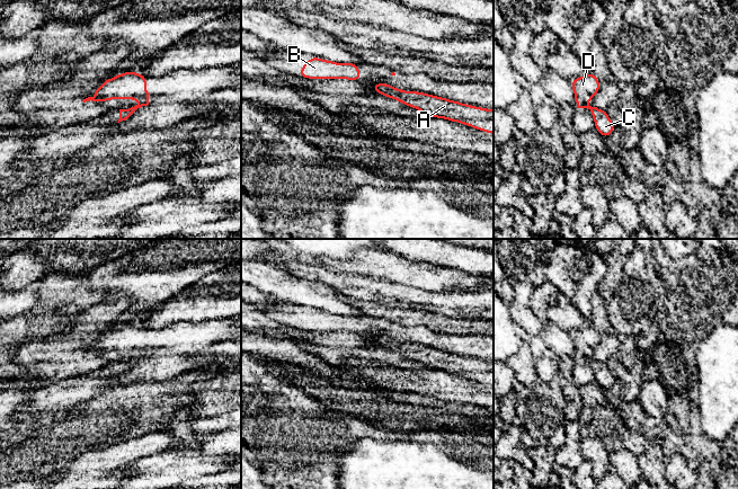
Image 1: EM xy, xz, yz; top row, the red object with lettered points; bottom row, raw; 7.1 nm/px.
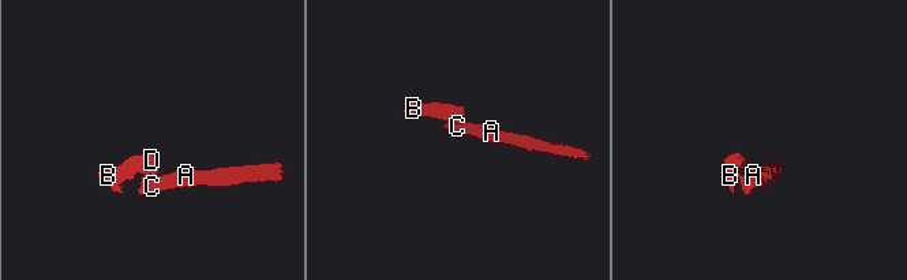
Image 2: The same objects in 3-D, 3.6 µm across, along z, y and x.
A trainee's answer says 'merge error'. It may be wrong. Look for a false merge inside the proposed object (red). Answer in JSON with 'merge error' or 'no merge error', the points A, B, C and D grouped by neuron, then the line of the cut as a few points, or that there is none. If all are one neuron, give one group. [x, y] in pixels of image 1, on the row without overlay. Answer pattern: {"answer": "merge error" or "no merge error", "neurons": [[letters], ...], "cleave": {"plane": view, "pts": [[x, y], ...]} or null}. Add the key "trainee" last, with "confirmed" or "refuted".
{"answer": "merge error", "neurons": [["A", "C"], ["B", "D"]], "cleave": {"plane": "xy", "pts": [[131, 359], [135, 362]]}, "trainee": "confirmed"}

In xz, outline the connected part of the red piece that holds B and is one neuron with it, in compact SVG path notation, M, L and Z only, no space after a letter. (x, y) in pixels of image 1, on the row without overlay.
M310 309L299 324L305 331L347 331L361 334L361 321L353 314L337 315Z

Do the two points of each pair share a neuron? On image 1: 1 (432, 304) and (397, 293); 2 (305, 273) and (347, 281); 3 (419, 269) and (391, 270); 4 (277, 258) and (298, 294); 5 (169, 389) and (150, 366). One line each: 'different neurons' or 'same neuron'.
1: same neuron
2: same neuron
3: same neuron
4: different neurons
5: different neurons

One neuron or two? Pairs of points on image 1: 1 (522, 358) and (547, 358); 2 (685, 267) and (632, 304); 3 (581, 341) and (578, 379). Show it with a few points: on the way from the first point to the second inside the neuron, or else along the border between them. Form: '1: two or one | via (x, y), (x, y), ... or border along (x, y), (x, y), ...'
1: two | border along (525, 341), (534, 362), (538, 380)
2: two | border along (645, 263), (650, 267), (651, 284), (664, 295)
3: one | via (581, 350), (580, 370)

